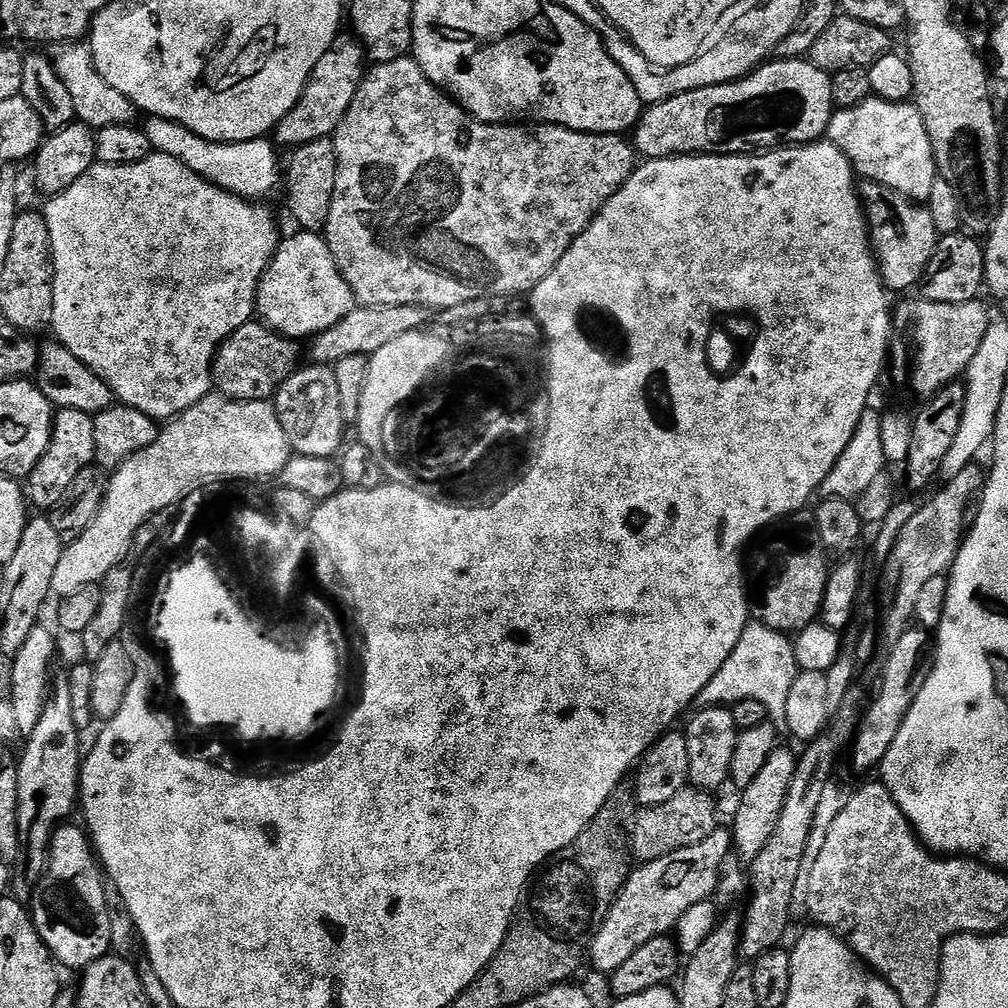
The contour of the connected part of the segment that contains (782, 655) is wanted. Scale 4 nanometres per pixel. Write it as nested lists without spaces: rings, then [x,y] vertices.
[[[763,622],[745,624],[742,638],[738,638],[730,658],[722,662],[714,678],[710,678],[710,682],[700,692],[699,703],[704,706],[731,706],[743,700],[753,700],[762,702],[770,714],[783,713],[786,698],[797,678],[792,675],[796,649],[788,652],[792,644],[793,641],[785,633],[768,628]]]

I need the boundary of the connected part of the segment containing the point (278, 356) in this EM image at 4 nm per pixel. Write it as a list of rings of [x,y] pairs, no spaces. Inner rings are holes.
[[[249,322],[224,341],[212,361],[212,383],[219,395],[229,400],[271,401],[298,367],[297,345],[263,322]]]

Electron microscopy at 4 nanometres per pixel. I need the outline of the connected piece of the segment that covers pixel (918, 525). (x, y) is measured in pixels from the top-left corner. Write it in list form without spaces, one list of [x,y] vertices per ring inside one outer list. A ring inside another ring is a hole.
[[[977,463],[970,464],[954,478],[945,481],[942,488],[919,507],[906,523],[886,560],[883,561],[880,608],[883,628],[880,629],[879,647],[887,650],[908,631],[914,618],[915,601],[927,580],[945,575],[956,560],[957,550],[963,541],[966,527],[964,516],[969,513],[970,500],[984,487],[986,474]]]

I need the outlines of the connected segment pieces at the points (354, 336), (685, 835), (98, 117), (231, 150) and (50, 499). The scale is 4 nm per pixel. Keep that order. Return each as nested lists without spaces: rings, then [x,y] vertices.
[[[369,304],[357,306],[352,309],[346,318],[340,322],[334,322],[328,330],[322,330],[317,336],[311,337],[308,352],[311,363],[334,366],[346,356],[371,356],[377,352],[386,342],[392,342],[394,338],[401,337],[425,327],[428,319],[434,316],[433,309],[424,308],[420,304],[410,306],[370,306]]]
[[[679,792],[669,800],[648,806],[636,816],[630,831],[630,851],[637,861],[656,860],[671,852],[694,846],[718,830],[716,804],[704,792]]]
[[[65,42],[53,44],[47,49],[47,59],[58,78],[66,86],[66,94],[70,94],[70,102],[74,106],[74,114],[79,123],[88,125],[93,130],[99,130],[106,126],[118,126],[119,124],[132,124],[138,110],[126,94],[114,90],[92,62],[92,51],[84,42]]]
[[[149,115],[142,130],[153,150],[173,156],[181,160],[187,168],[194,170],[204,180],[225,188],[244,200],[263,201],[282,180],[282,164],[276,161],[277,149],[267,139],[247,140],[237,144],[216,144],[212,140],[203,140],[198,134],[191,132],[173,120]]]
[[[56,408],[46,450],[26,477],[27,503],[36,510],[52,508],[62,498],[66,486],[70,486],[71,479],[83,468],[93,467],[95,458],[92,416],[82,410]]]

